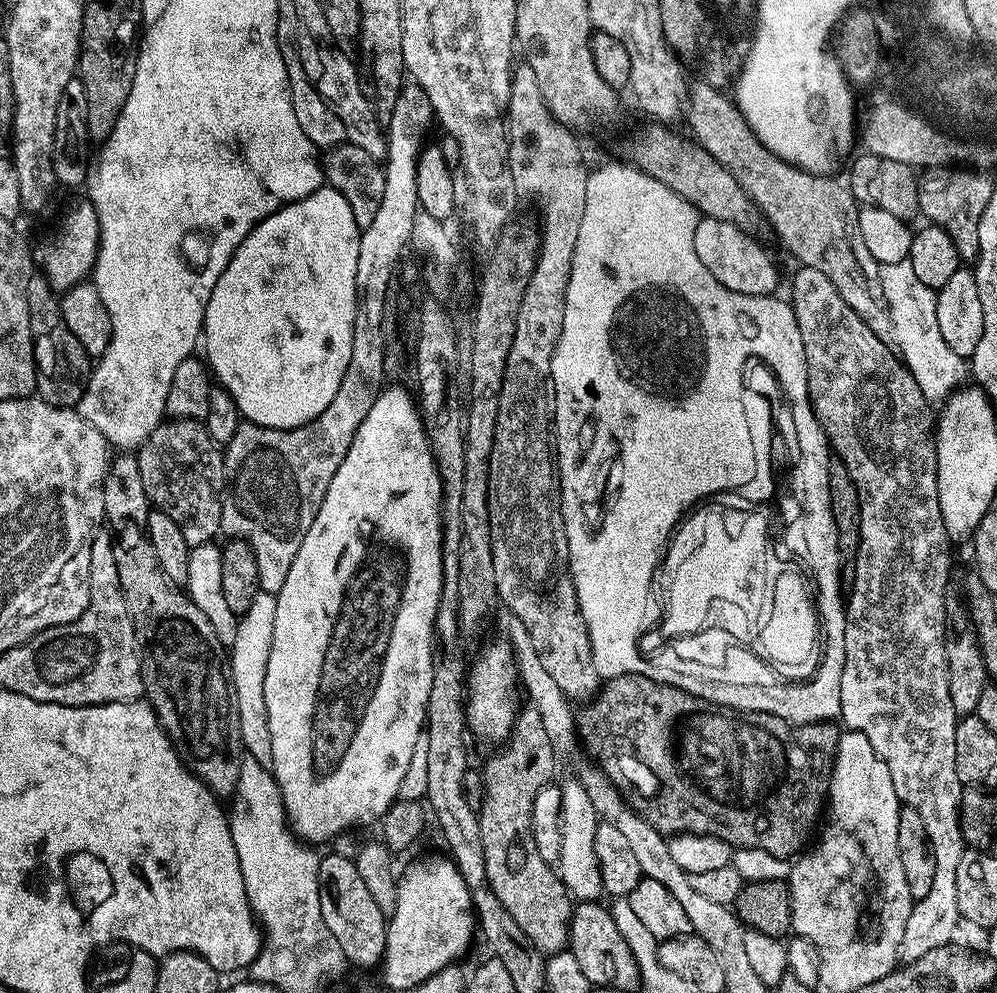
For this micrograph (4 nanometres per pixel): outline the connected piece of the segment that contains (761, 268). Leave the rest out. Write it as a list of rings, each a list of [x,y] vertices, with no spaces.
[[[709,216],[701,218],[692,231],[692,249],[698,254],[698,262],[726,286],[738,294],[751,296],[770,296],[777,291],[780,284],[780,272],[767,250],[759,244],[745,229],[730,222],[722,222]]]

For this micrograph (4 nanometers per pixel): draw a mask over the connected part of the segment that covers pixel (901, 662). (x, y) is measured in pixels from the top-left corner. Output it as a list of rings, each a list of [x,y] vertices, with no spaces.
[[[803,266],[797,267],[795,269],[797,272],[792,276],[792,296],[790,295],[790,303],[794,314],[796,315],[796,321],[798,322],[798,330],[802,334],[802,346],[808,352],[808,363],[809,365],[816,366],[819,360],[828,360],[832,356],[832,360],[828,360],[824,364],[824,377],[821,380],[813,379],[810,384],[811,391],[814,393],[812,396],[812,407],[816,409],[816,416],[820,420],[820,431],[828,440],[832,443],[832,448],[834,451],[835,459],[841,460],[846,466],[846,470],[850,474],[850,478],[854,482],[854,486],[858,486],[858,502],[860,503],[860,541],[858,542],[858,554],[856,555],[856,573],[854,574],[854,580],[850,585],[850,591],[852,593],[848,596],[848,609],[842,613],[842,619],[844,621],[844,630],[842,633],[842,647],[844,649],[844,669],[842,670],[842,682],[840,683],[840,690],[838,693],[838,712],[840,708],[840,716],[845,720],[847,727],[853,732],[861,732],[866,734],[866,738],[870,742],[870,746],[874,746],[874,750],[878,754],[878,758],[882,758],[882,762],[886,762],[886,766],[890,770],[892,775],[892,781],[894,782],[894,790],[898,794],[901,805],[918,810],[918,814],[922,814],[922,822],[926,825],[926,834],[928,835],[928,843],[930,845],[930,851],[936,858],[936,869],[934,870],[934,883],[930,885],[930,891],[926,893],[926,898],[915,901],[913,903],[912,909],[910,910],[910,918],[906,918],[906,930],[902,930],[902,942],[900,943],[900,964],[909,964],[914,962],[918,958],[922,958],[922,954],[926,954],[929,950],[938,950],[938,946],[949,943],[953,939],[952,936],[956,932],[956,924],[961,923],[960,911],[958,910],[958,886],[956,885],[956,868],[965,859],[966,853],[964,853],[964,844],[966,844],[966,837],[962,834],[960,829],[960,822],[962,819],[962,813],[960,813],[960,791],[962,791],[962,785],[958,774],[956,773],[956,763],[954,762],[954,734],[956,733],[956,722],[957,714],[954,710],[954,702],[950,702],[950,678],[948,677],[948,663],[946,662],[946,642],[944,641],[944,635],[946,634],[946,626],[950,622],[950,616],[948,616],[948,608],[944,605],[944,595],[948,592],[948,567],[952,564],[952,556],[948,553],[948,548],[950,549],[950,541],[948,535],[946,534],[946,526],[942,522],[942,506],[938,506],[938,462],[936,461],[936,437],[934,435],[934,408],[933,405],[929,404],[927,398],[922,394],[922,390],[918,386],[918,382],[914,382],[914,378],[910,374],[910,370],[904,365],[903,359],[889,345],[882,342],[882,338],[878,338],[878,334],[874,334],[874,330],[870,330],[870,326],[866,326],[866,322],[862,322],[862,318],[858,318],[858,314],[854,314],[854,310],[850,310],[850,306],[846,306],[846,302],[842,302],[842,294],[838,294],[838,290],[834,290],[834,286],[830,282],[830,278],[826,278],[826,274],[822,274],[819,270],[814,270],[813,268],[805,268]]]

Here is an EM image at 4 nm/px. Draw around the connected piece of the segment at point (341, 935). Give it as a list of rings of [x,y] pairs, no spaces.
[[[328,854],[320,861],[320,896],[321,912],[327,929],[338,938],[342,954],[349,965],[357,964],[360,968],[372,968],[381,963],[386,950],[388,922],[378,910],[366,882],[358,875],[355,860],[340,858]]]

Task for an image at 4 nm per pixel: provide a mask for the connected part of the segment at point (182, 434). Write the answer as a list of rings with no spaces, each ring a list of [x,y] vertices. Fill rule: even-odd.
[[[171,419],[162,422],[148,436],[147,442],[140,445],[137,454],[139,474],[142,477],[143,490],[149,503],[159,512],[163,512],[183,530],[184,541],[191,549],[205,547],[216,534],[221,533],[223,498],[226,494],[224,458],[221,447],[213,442],[204,428],[203,421]]]

